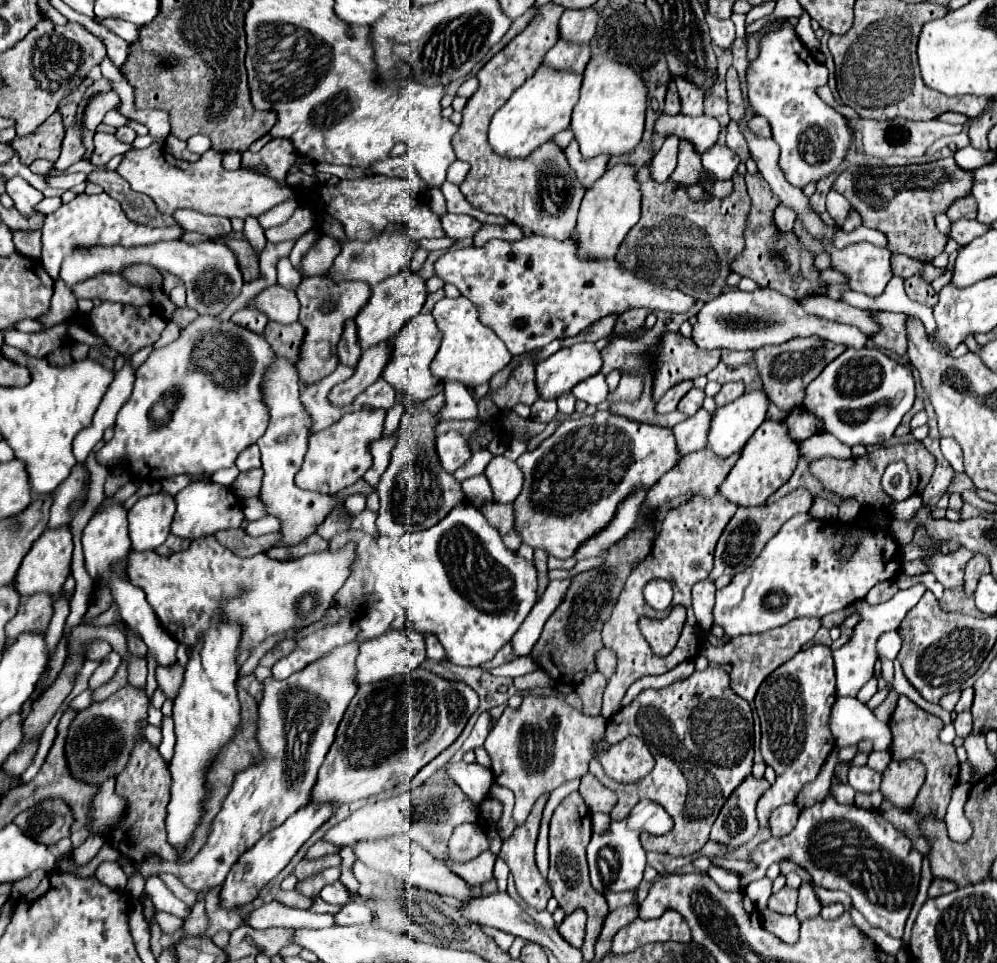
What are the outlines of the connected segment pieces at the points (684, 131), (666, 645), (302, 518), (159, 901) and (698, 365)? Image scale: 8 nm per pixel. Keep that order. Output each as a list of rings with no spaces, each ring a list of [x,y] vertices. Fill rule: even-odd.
[[[659,114],[659,118],[655,120],[655,132],[661,136],[677,136],[681,140],[687,140],[695,146],[697,154],[703,156],[703,152],[707,152],[711,146],[717,144],[717,136],[719,136],[719,122],[711,116],[697,116],[697,118],[689,118],[689,116],[669,116],[669,114]]]
[[[675,606],[667,618],[641,618],[641,634],[649,643],[654,654],[665,657],[675,648],[679,640],[679,632],[683,628],[685,608]]]
[[[277,358],[277,362],[267,368],[263,376],[263,402],[269,412],[269,426],[265,434],[257,440],[257,446],[261,448],[261,462],[265,472],[263,488],[259,496],[267,504],[267,512],[283,520],[281,524],[283,540],[279,542],[279,546],[291,546],[291,544],[299,544],[303,538],[307,538],[317,530],[317,526],[331,512],[331,506],[335,504],[335,496],[321,494],[321,492],[303,492],[295,484],[295,474],[299,472],[303,464],[303,456],[307,452],[309,418],[299,402],[297,370],[291,360]],[[283,436],[287,436],[287,440],[281,440]]]
[[[149,876],[147,878],[149,882],[149,888],[145,888],[147,892],[151,892],[151,898],[155,898],[155,908],[163,910],[163,912],[171,912],[179,918],[187,918],[189,916],[189,910],[187,910],[187,904],[181,902],[167,886],[165,882],[159,878],[159,876]]]
[[[663,332],[657,362],[663,366],[655,368],[653,400],[661,400],[671,386],[683,380],[705,376],[719,364],[719,358],[721,350],[703,350],[697,348],[693,338],[685,338],[679,332]]]

